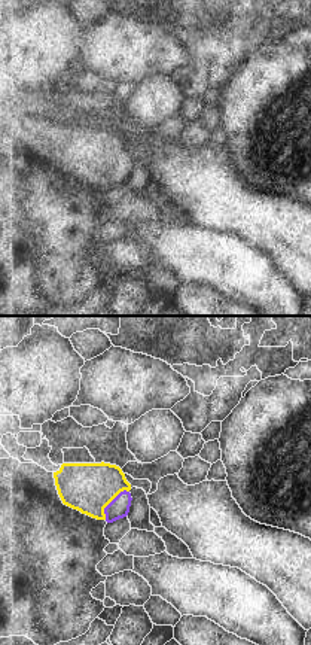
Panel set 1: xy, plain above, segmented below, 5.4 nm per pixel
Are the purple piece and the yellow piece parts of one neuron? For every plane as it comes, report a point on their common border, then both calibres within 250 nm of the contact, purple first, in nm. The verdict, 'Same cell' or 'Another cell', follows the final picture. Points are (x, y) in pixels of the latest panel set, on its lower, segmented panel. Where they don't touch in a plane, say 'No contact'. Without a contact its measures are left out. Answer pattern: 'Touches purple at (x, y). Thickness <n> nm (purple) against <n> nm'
Touches purple at (110, 502). Thickness 110 nm (purple) against 280 nm.

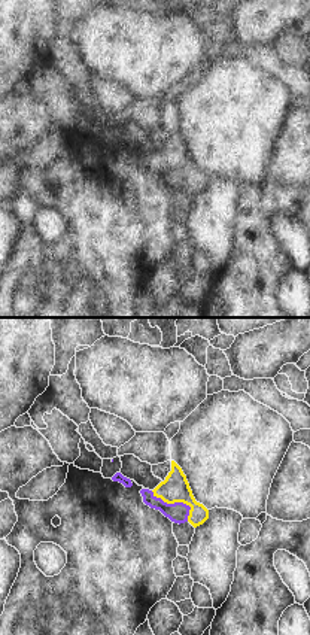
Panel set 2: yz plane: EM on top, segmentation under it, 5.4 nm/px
Touches purple at (178, 503). Thickness 110 nm (purple) against 150 nm.

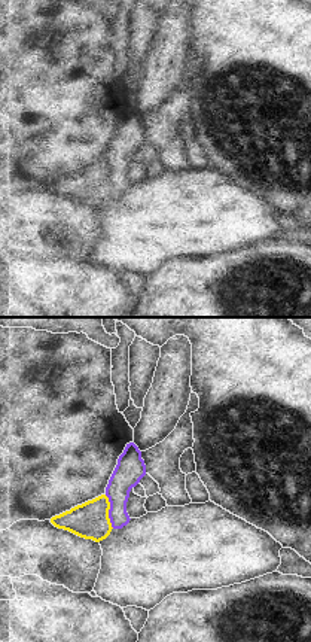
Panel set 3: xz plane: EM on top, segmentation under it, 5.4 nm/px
Touches purple at (109, 511). Thickness 150 nm (purple) against 200 nm.

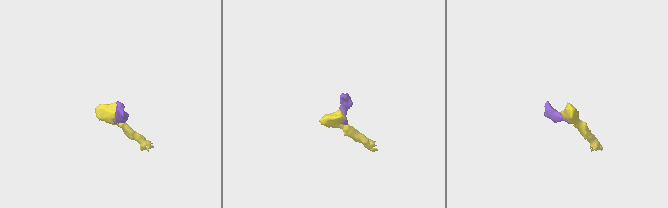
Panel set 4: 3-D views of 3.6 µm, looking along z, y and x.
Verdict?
Same cell.

